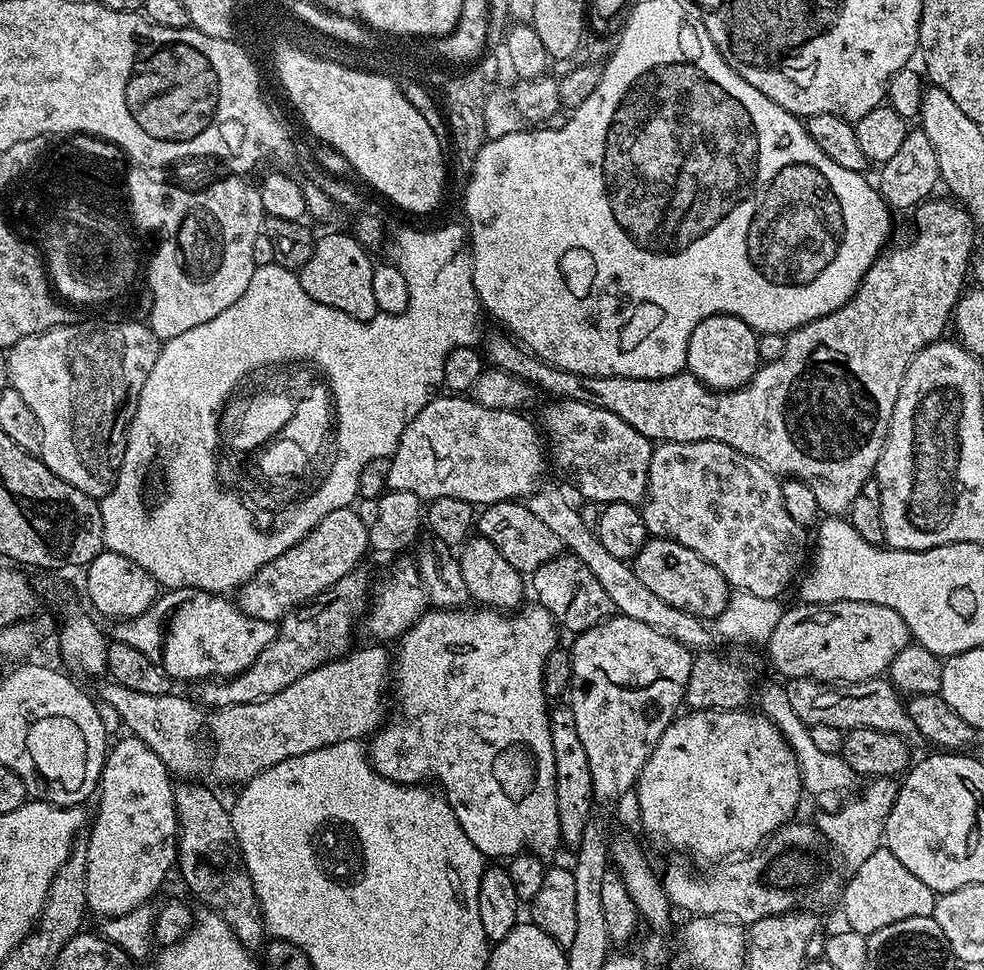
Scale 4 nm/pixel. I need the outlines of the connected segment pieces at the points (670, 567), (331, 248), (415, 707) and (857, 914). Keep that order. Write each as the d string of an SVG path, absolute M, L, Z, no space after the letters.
M663 538L649 539L647 544L631 561L632 571L638 574L638 578L651 592L658 594L666 606L674 606L677 610L686 610L686 614L696 616L705 622L715 621L723 614L728 605L730 589L726 578L706 562L694 550L682 546L673 540Z
M328 232L323 237L317 239L314 250L306 262L306 266L299 269L298 275L302 282L302 290L314 298L324 308L342 310L342 314L350 314L350 318L355 320L372 320L378 314L374 302L374 293L371 290L371 276L374 267L374 260L371 260L369 249L357 242L355 235L344 232Z
M532 602L529 608L521 607L517 616L503 616L503 611L492 606L465 606L463 608L436 608L426 610L409 626L408 631L399 637L394 648L394 663L390 668L390 684L396 687L396 696L404 700L404 720L392 720L388 725L377 727L370 737L366 755L372 762L378 774L386 779L395 781L396 784L423 785L424 780L437 780L444 789L442 795L448 805L454 810L462 830L466 830L466 838L478 846L485 858L504 856L511 858L527 851L541 857L548 855L561 847L559 832L558 794L555 786L555 760L554 749L551 746L551 722L549 720L550 697L544 692L544 667L546 658L558 647L556 628L558 621L554 619L539 603Z
M881 846L874 854L870 854L870 858L866 858L866 862L862 862L862 866L855 868L849 876L852 877L849 878L848 885L845 888L843 885L842 888L844 920L848 923L845 925L851 931L862 933L863 936L882 930L882 926L890 926L890 922L902 922L902 918L930 916L936 909L937 893L932 892L930 886L922 882L922 878L910 874L910 870L906 870L906 866L902 866L902 862L898 862L898 858L894 858L894 854L886 846Z

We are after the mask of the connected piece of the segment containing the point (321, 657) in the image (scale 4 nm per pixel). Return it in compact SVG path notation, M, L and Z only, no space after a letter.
M357 570L346 574L346 578L323 596L288 613L279 621L274 642L254 658L245 672L231 678L212 678L199 685L199 703L213 704L211 707L216 710L229 708L231 704L253 704L255 700L278 694L290 686L290 682L302 678L302 674L348 655L353 647L352 631L358 628L358 621L365 615L370 600L370 580L368 584L362 573Z

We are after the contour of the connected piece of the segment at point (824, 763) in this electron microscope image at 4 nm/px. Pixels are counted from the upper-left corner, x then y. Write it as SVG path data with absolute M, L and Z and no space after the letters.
M783 683L766 685L761 692L759 689L758 700L759 696L759 711L767 716L768 721L784 735L794 758L798 762L800 781L804 784L804 792L807 795L812 795L821 804L821 809L835 810L839 808L845 797L857 787L858 777L856 773L850 770L850 766L844 761L843 756L826 754L823 750L818 750L814 738L810 738L809 725L805 724L802 718L798 718L798 714L794 714L794 706L790 706L788 689Z

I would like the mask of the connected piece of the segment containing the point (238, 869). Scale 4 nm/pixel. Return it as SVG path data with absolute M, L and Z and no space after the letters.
M196 782L177 783L172 793L178 829L178 872L180 868L185 886L204 903L205 909L217 912L228 923L244 948L263 949L266 944L264 916L240 855L229 805L224 805L211 792L211 787L192 783Z

